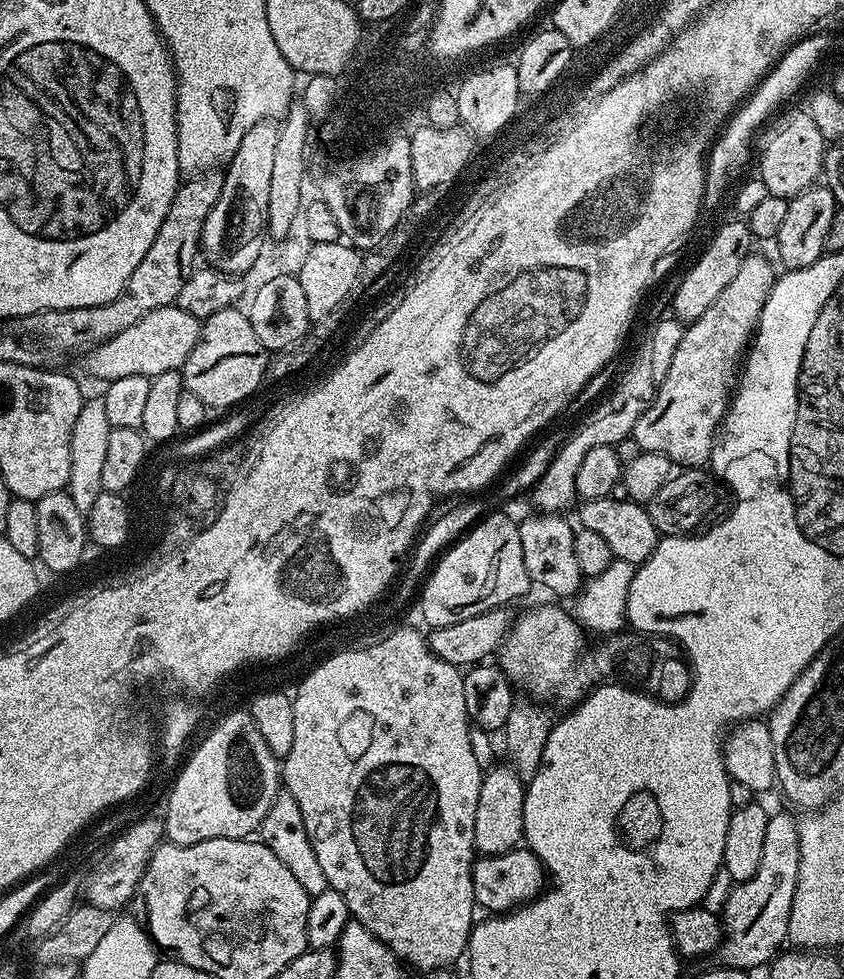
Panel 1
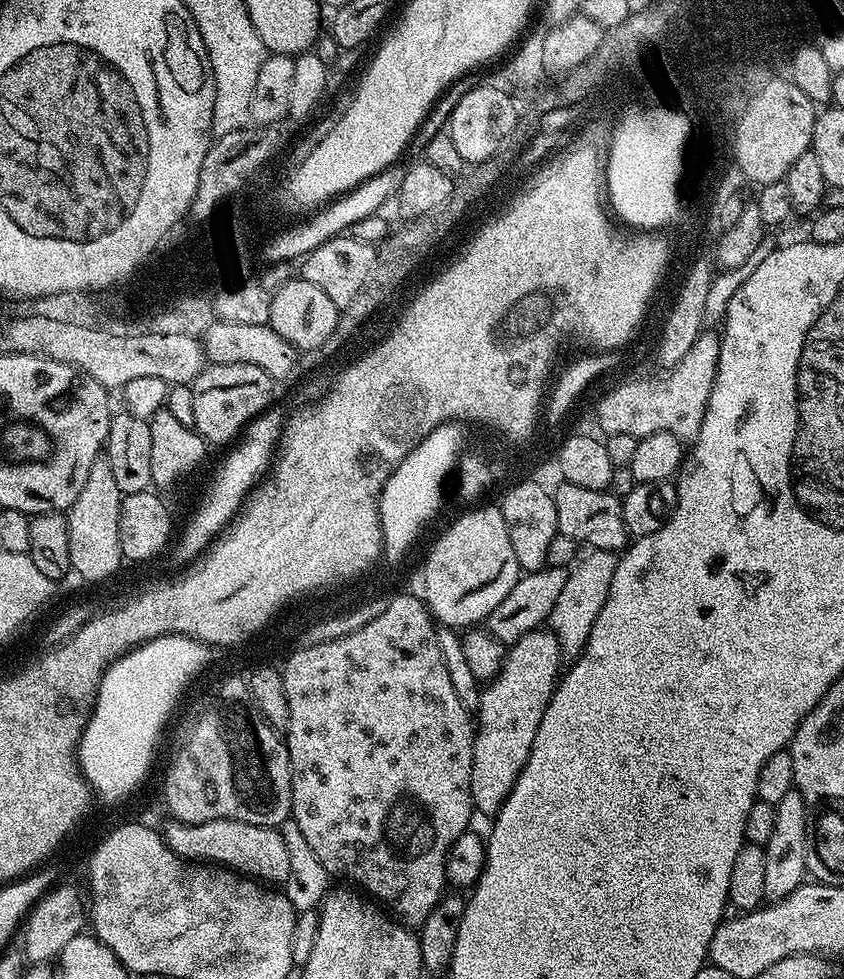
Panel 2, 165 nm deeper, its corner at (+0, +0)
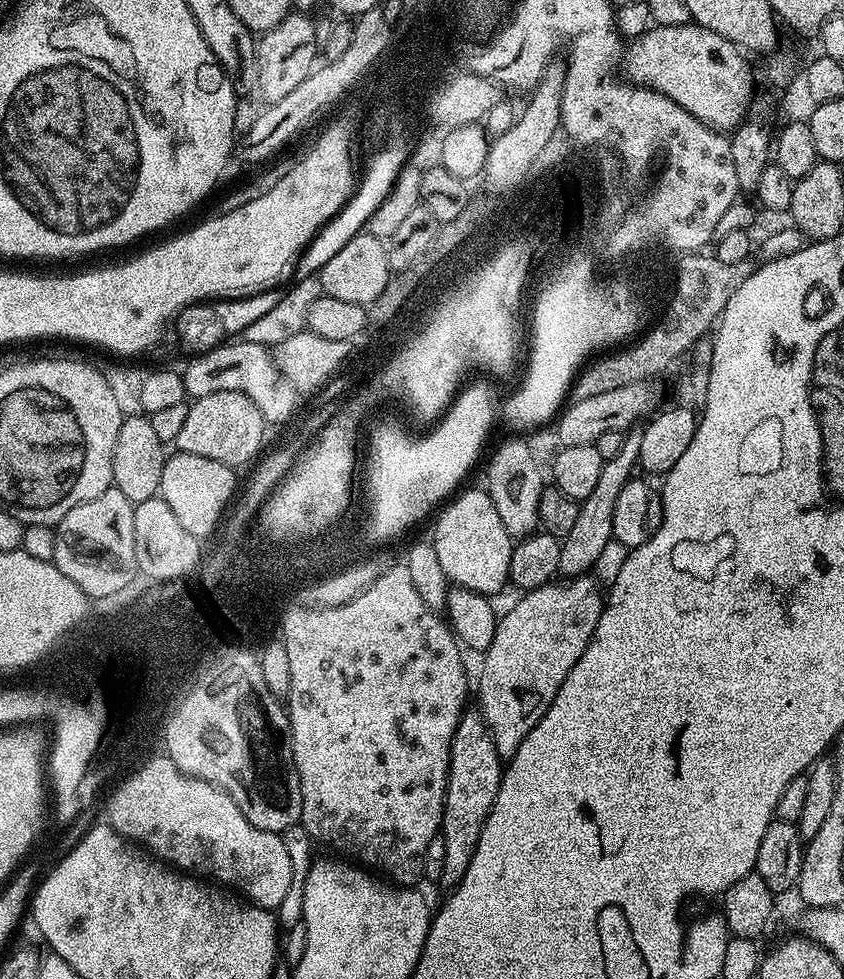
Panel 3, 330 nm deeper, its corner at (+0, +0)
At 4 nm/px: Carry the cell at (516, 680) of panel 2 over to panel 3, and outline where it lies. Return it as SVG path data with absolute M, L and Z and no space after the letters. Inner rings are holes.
M585 574L569 579L567 582L560 582L564 584L556 584L557 582L549 582L540 588L535 588L532 592L524 592L521 595L521 600L509 610L508 613L499 617L496 625L496 633L494 634L494 642L489 646L487 652L483 653L482 660L484 660L484 669L480 672L480 705L478 711L483 716L484 721L488 723L490 734L494 738L494 746L496 753L502 758L510 758L522 746L524 739L532 730L534 726L543 718L544 712L550 710L550 706L554 702L554 698L558 694L558 690L562 686L562 682L566 678L566 674L570 674L570 670L578 662L578 658L582 658L582 654L586 650L586 646L592 640L594 630L598 626L598 618L602 614L604 605L606 603L605 597L602 595L602 588L599 583L591 575Z

